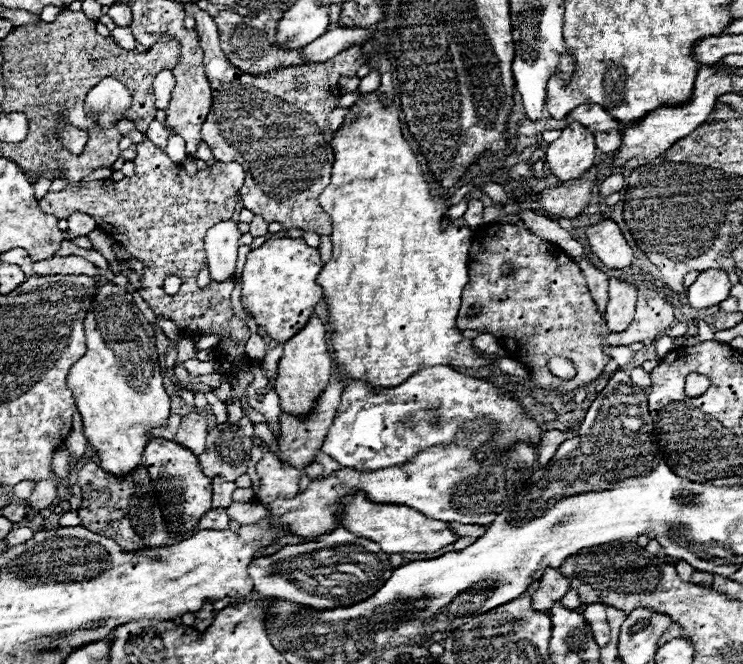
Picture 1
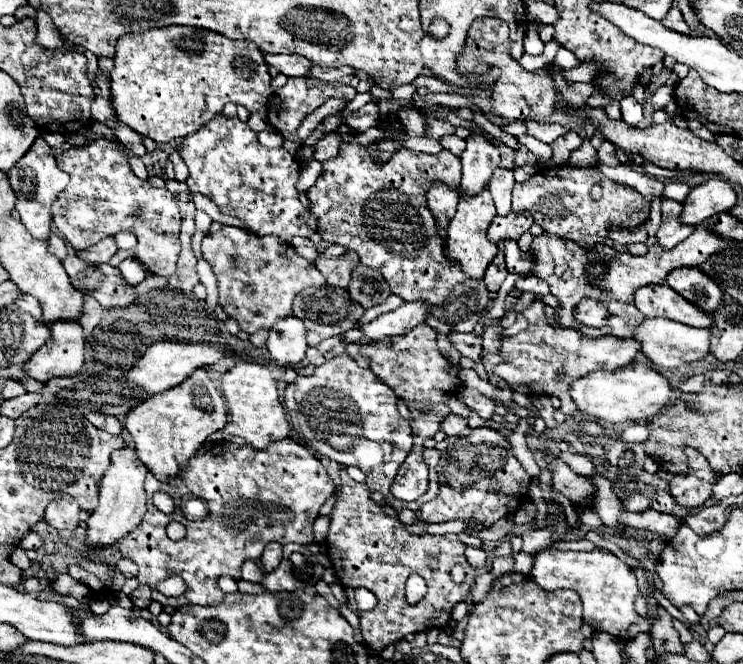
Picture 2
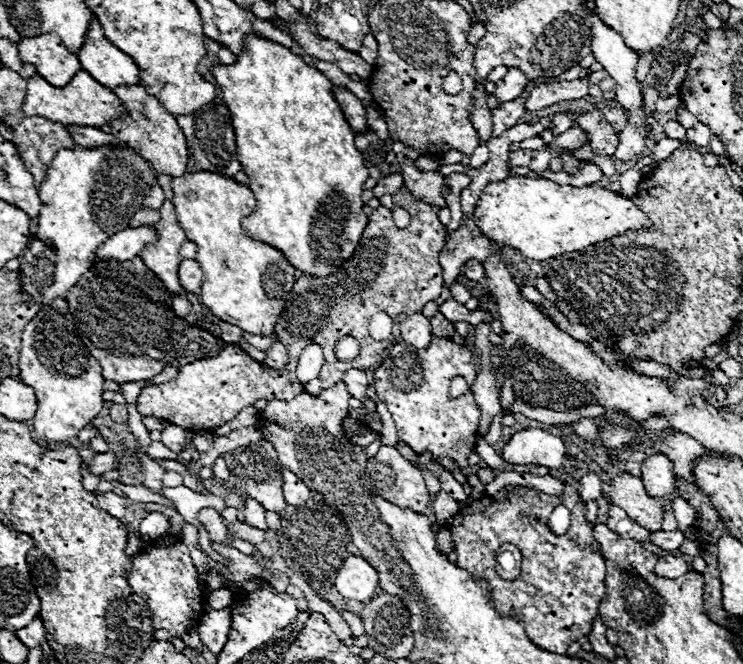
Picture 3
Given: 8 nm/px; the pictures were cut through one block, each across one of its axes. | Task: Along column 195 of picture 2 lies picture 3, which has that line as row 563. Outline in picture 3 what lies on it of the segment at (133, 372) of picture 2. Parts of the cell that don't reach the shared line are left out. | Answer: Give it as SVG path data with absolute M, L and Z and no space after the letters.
M362 556L346 558L334 578L336 590L346 600L358 600L364 604L368 604L374 598L374 594L378 592L378 584L380 578L376 568L372 568L370 562Z

